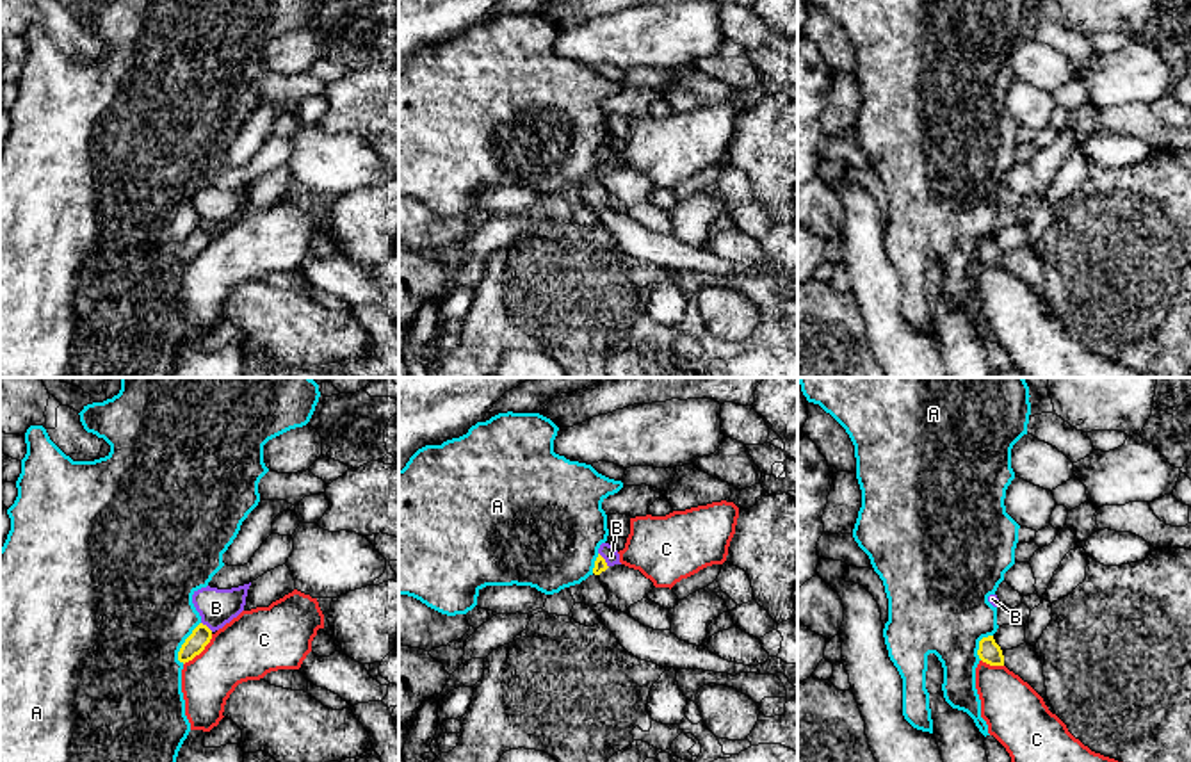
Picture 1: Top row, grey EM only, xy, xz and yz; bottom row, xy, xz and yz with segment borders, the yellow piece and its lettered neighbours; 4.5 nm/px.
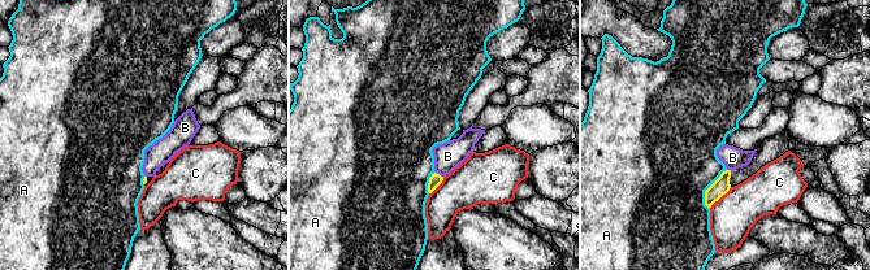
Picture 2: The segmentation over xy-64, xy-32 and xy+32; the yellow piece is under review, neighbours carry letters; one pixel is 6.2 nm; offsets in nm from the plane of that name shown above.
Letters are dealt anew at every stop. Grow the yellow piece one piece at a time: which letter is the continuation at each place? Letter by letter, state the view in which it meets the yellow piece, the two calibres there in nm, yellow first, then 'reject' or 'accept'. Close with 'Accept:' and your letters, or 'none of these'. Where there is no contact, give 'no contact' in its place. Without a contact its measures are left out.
A: xy | 90/500 nm | reject
B: xz | 60/70 nm | accept
C: xy | 90/300 nm | reject
Accept: B

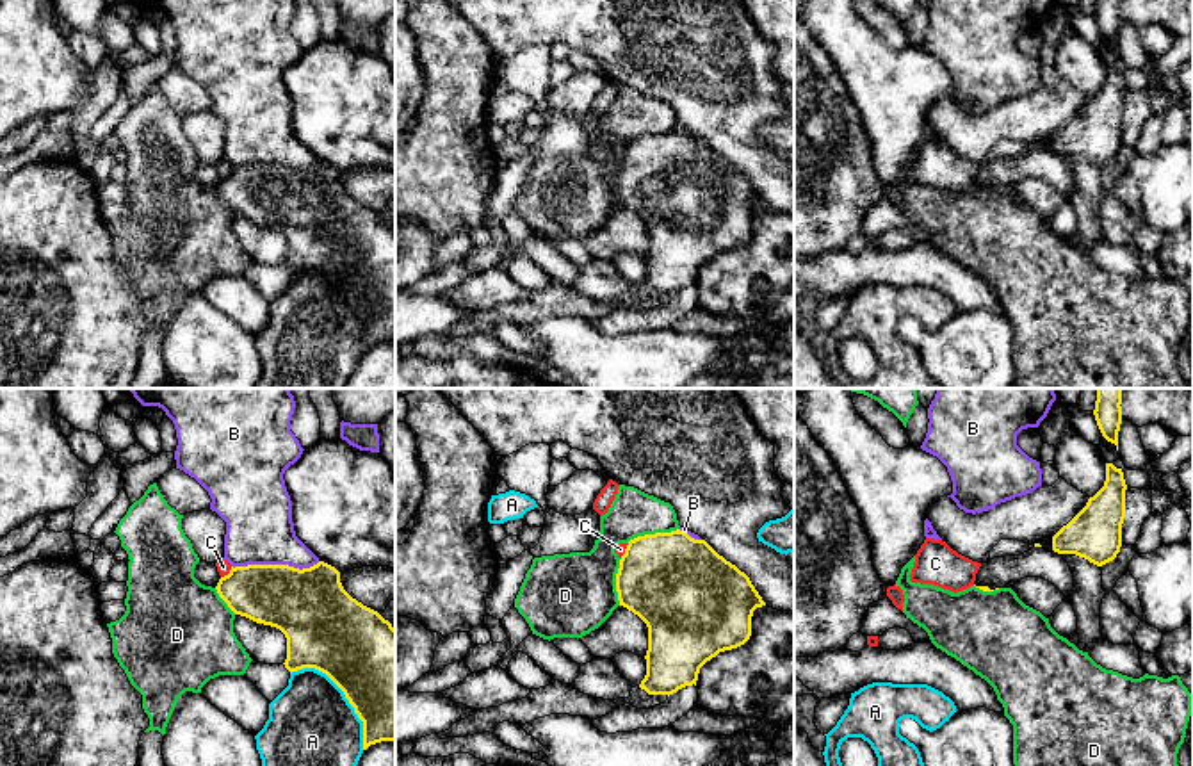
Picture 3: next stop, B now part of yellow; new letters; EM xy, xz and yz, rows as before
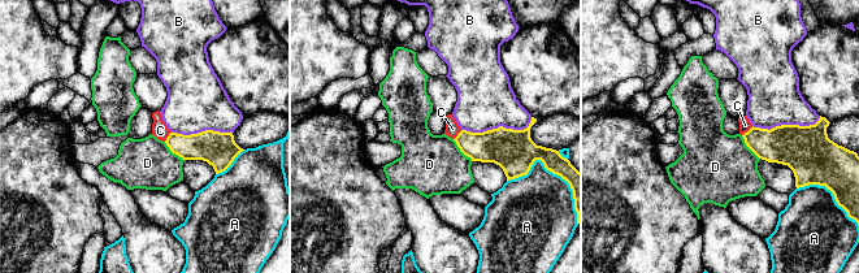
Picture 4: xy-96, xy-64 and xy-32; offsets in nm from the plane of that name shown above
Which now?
A: xy | 440/440 nm | reject
B: xy | 340/300 nm | reject
C: xy | 280/60 nm | reject
D: xz | 440/220 nm | reject
Accept: none of these

